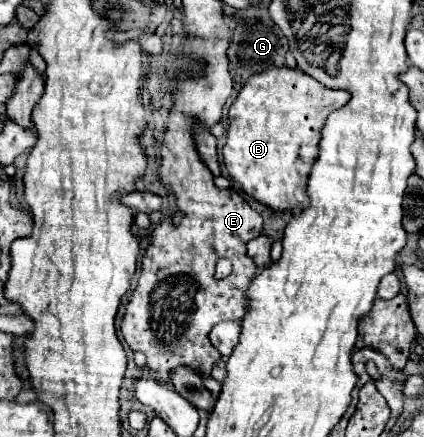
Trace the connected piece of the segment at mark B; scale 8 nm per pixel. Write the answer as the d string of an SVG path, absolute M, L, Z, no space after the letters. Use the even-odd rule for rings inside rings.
M276 67L252 75L228 109L228 137L222 155L230 177L238 181L250 197L274 211L302 209L306 205L306 181L314 161L318 159L318 143L324 121L332 111L346 105L348 99L350 93L342 89L328 89L300 69Z

